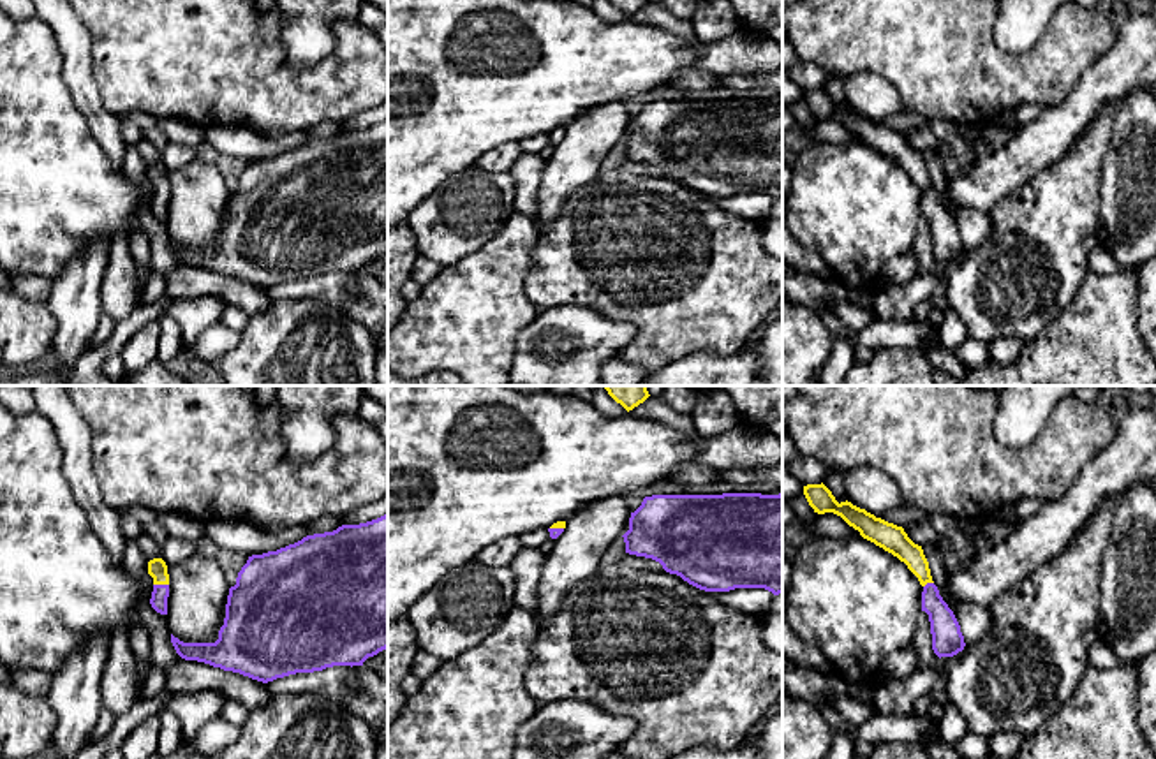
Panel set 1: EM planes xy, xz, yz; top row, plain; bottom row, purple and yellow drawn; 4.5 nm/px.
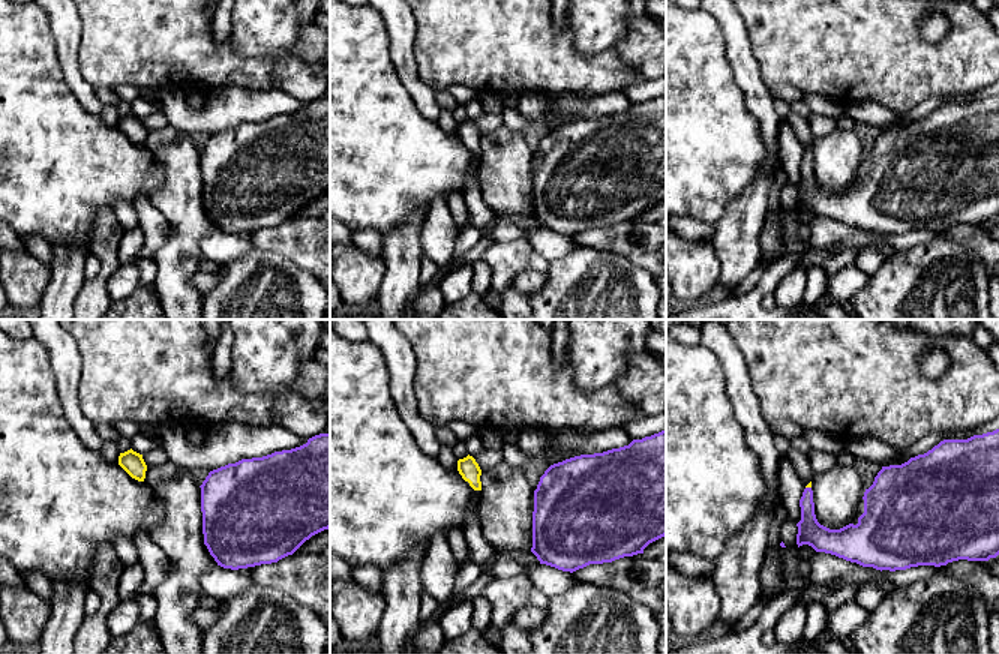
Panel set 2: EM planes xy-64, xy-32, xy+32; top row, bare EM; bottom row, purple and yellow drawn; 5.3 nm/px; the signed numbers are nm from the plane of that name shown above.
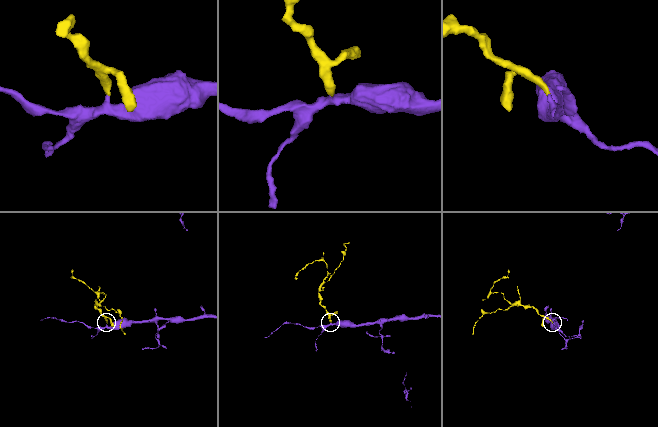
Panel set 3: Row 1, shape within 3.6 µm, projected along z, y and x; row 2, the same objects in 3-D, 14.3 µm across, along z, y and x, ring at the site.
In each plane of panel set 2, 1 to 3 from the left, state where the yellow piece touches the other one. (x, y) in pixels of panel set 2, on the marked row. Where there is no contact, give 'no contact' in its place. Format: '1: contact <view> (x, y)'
1: no contact
2: no contact
3: contact xy+32 (809, 488)

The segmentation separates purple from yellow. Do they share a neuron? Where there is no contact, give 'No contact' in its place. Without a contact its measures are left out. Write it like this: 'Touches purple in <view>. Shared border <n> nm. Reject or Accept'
Touches purple in xy. Shared border 70 nm. Accept

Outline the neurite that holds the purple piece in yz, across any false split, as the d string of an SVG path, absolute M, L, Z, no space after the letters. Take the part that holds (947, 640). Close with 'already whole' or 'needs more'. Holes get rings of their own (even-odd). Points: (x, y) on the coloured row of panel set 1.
M823 483L804 486L804 495L814 512L841 516L863 539L897 556L918 578L923 586L922 611L929 615L932 650L939 659L953 657L964 650L966 643L960 625L932 581L923 549L908 537L902 527L876 518L848 500L839 504Z; needs more

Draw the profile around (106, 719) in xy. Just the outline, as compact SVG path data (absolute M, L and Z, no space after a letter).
M102 708L102 711L99 713L99 720L95 724L95 729L90 736L90 741L93 743L93 741L104 738L111 731L115 718L116 718L116 715L113 711Z

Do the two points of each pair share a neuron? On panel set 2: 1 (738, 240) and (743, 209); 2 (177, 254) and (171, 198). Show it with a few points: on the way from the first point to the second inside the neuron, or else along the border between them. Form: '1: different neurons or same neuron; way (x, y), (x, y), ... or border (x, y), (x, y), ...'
1: same neuron; way (738, 233), (743, 216)
2: same neuron; way (182, 240), (182, 212)

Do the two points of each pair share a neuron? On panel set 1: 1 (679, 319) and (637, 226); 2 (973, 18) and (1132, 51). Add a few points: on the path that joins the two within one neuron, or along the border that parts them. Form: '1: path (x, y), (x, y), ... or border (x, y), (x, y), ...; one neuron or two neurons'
1: path (679, 296), (679, 275), (652, 249); one neuron
2: border (1118, 34), (1114, 43), (1082, 76); two neurons

